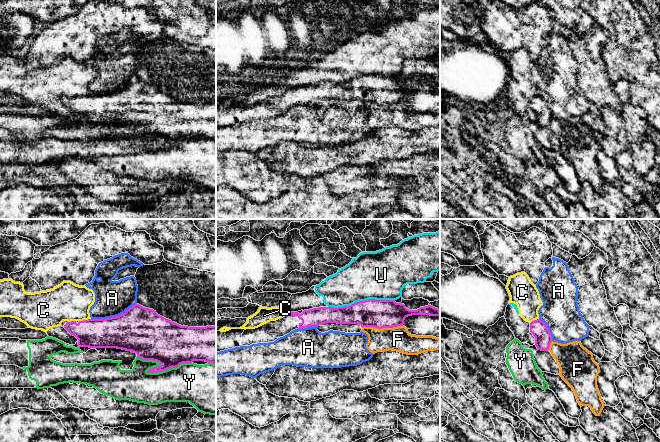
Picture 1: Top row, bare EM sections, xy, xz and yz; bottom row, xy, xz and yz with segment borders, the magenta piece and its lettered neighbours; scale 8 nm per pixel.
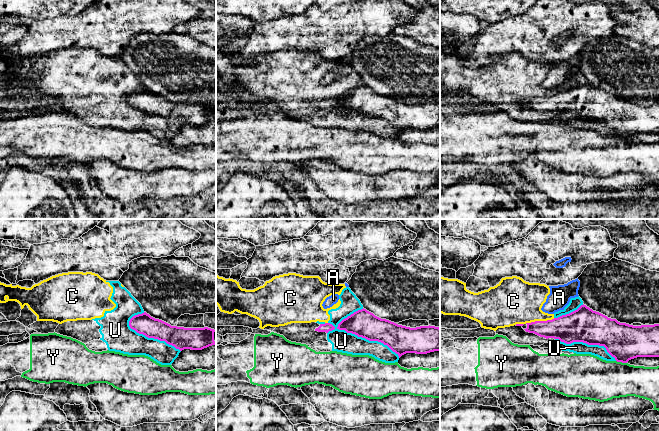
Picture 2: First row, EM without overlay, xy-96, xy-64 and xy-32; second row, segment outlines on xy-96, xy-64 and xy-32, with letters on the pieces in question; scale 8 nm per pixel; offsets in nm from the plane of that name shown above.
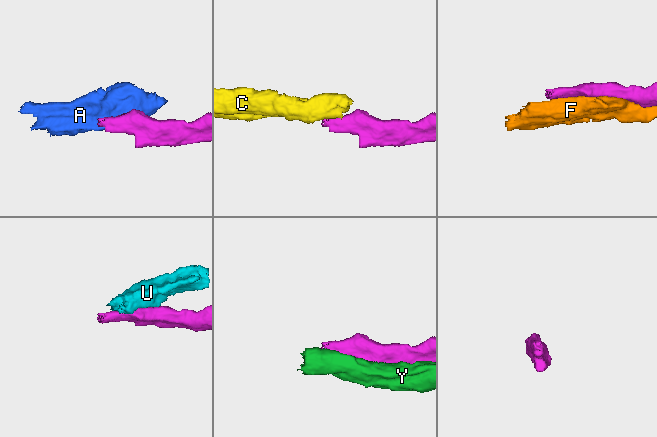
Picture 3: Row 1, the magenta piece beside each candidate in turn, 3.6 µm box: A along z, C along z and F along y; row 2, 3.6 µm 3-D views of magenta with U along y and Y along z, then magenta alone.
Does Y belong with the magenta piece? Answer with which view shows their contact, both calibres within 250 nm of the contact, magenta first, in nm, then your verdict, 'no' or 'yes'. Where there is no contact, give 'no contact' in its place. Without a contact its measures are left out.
xy | 300/280 nm | no

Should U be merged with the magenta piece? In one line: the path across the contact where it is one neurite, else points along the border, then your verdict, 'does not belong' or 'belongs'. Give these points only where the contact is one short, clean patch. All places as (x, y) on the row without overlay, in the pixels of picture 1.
does not belong

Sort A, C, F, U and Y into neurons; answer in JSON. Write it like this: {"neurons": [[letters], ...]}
{"neurons": [["A"], ["C", "U"], ["F"], ["Y"]]}

